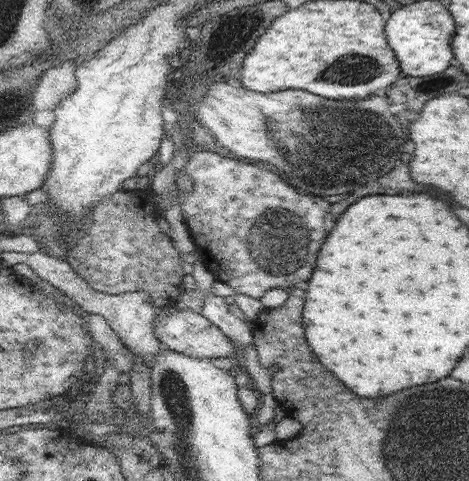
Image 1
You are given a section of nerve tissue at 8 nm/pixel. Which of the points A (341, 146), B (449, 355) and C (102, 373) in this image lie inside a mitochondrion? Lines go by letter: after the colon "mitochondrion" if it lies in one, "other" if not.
A: mitochondrion
B: other
C: other

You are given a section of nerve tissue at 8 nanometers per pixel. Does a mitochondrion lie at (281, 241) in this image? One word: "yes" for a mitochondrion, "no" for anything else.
yes

